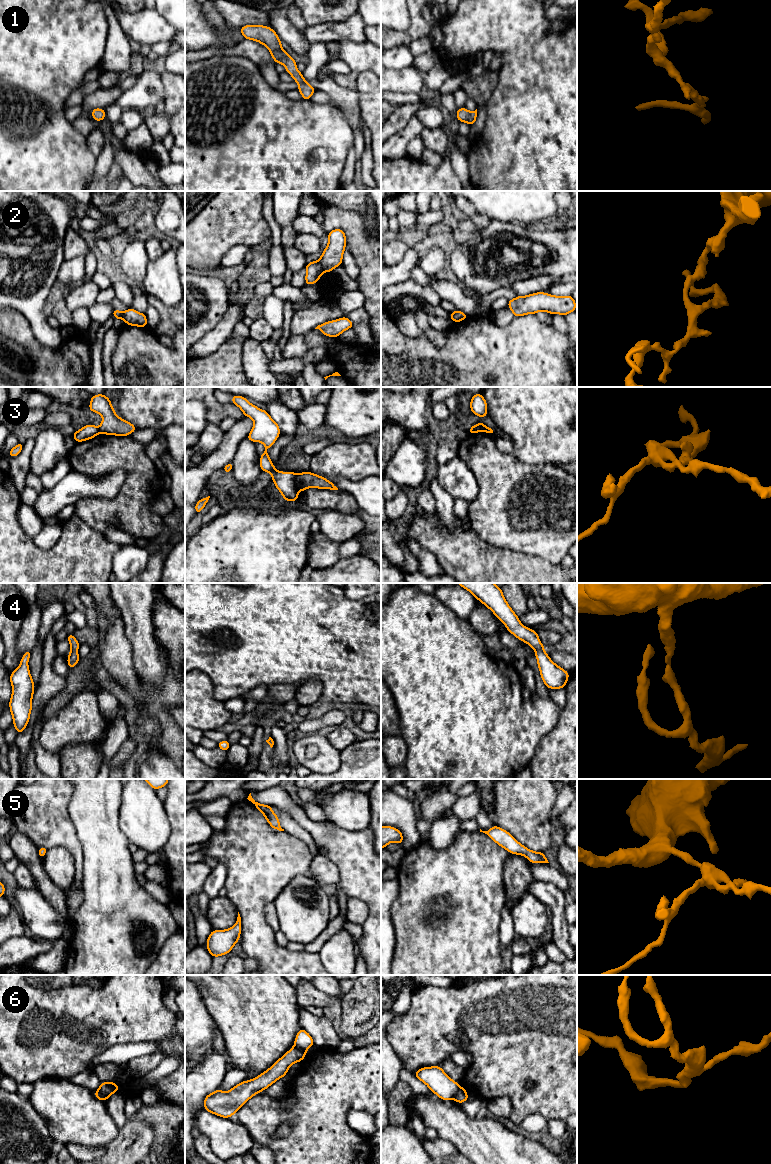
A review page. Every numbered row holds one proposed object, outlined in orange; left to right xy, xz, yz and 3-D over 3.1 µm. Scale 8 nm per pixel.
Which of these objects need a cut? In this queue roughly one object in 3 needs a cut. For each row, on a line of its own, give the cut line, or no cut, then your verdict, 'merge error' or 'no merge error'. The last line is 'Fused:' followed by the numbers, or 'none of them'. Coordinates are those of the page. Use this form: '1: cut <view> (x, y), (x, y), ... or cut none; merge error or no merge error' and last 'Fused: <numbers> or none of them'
1: cut none; no merge error
2: cut xz (317, 261), (324, 271); merge error
3: cut xz (295, 474), (295, 486), (297, 489); merge error
4: cut none; no merge error
5: cut none; no merge error
6: cut yz (460, 1087), (453, 1098); merge error
Fused: 2, 3, 6

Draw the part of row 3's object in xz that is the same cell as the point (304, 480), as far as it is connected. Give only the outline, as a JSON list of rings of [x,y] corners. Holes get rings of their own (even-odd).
[[[307,471],[296,474],[296,487],[299,492],[311,487],[338,490],[338,488],[332,482],[328,481],[325,477],[318,476],[312,472]]]

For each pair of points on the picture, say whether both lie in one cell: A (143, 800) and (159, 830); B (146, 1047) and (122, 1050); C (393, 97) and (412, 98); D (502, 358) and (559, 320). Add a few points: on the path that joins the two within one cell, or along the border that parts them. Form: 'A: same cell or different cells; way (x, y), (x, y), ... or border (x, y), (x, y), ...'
A: same cell; way (143, 807), (143, 814), (152, 823)
B: same cell; way (140, 1049), (128, 1050)
C: same cell; way (398, 98), (407, 98)
D: different cells; border (551, 324), (557, 330), (566, 334)

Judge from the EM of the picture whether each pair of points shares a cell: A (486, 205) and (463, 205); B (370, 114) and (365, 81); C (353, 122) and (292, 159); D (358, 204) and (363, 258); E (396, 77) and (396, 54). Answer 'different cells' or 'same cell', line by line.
A: different cells
B: same cell
C: different cells
D: different cells
E: different cells

